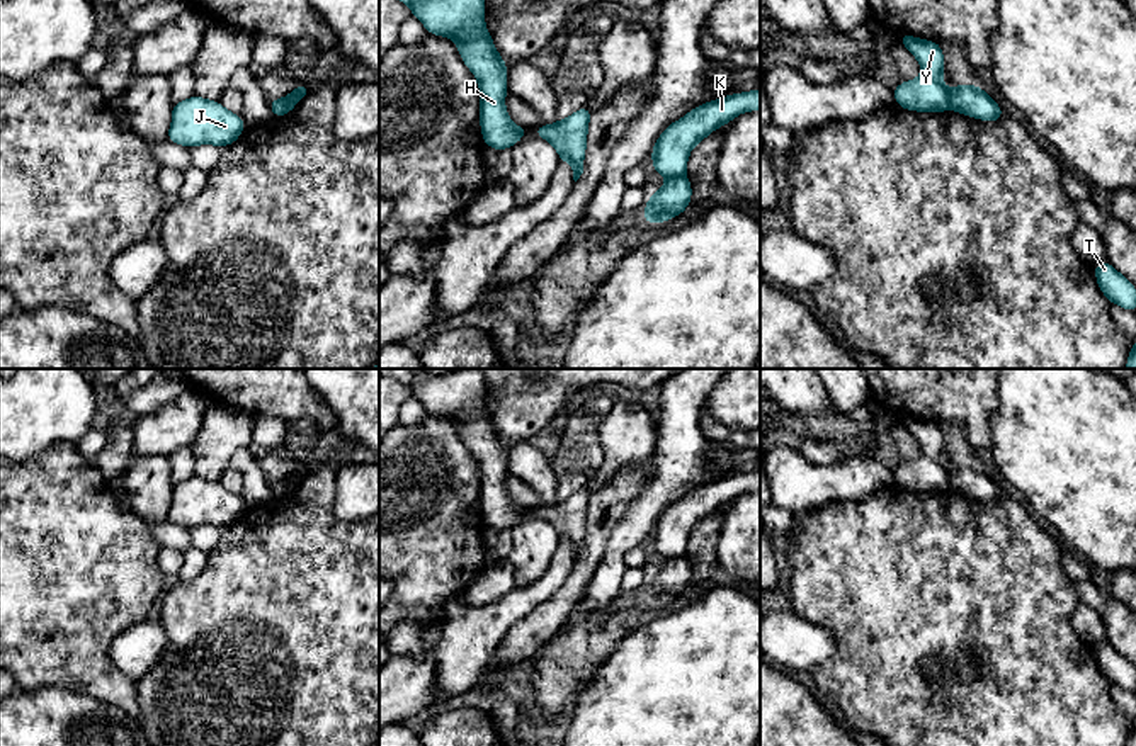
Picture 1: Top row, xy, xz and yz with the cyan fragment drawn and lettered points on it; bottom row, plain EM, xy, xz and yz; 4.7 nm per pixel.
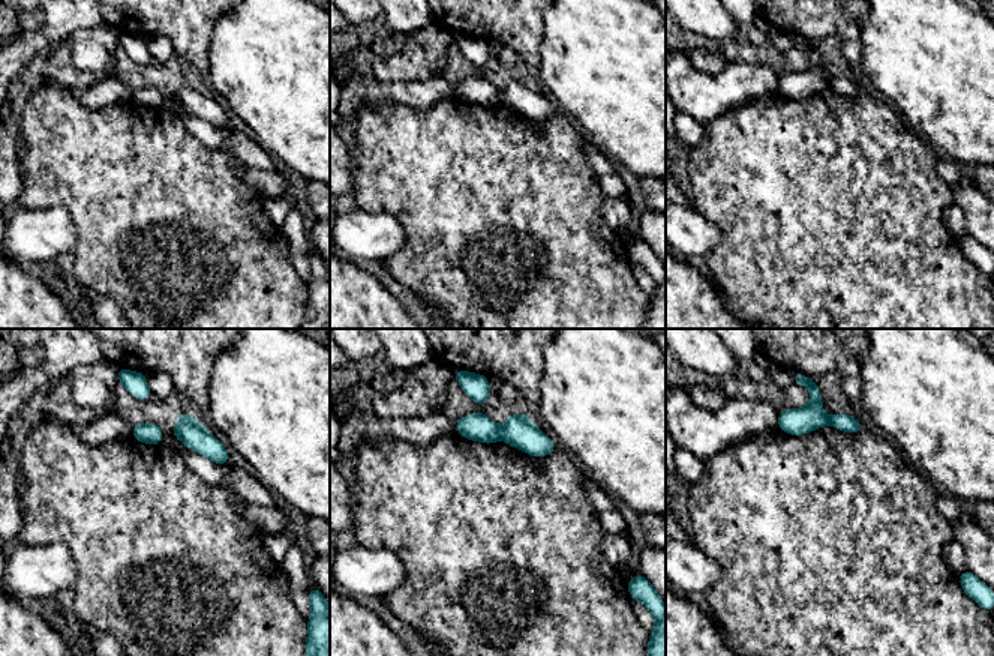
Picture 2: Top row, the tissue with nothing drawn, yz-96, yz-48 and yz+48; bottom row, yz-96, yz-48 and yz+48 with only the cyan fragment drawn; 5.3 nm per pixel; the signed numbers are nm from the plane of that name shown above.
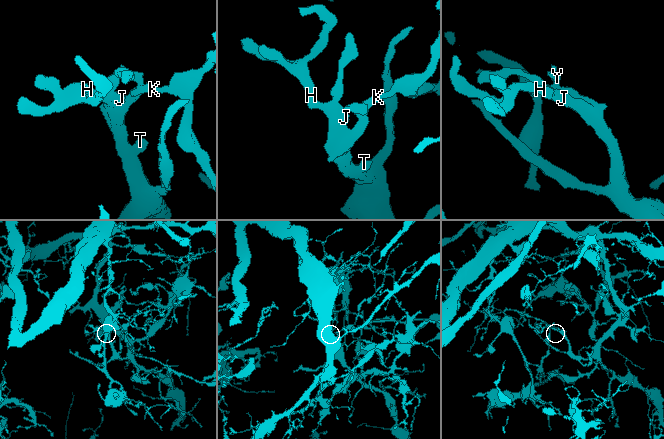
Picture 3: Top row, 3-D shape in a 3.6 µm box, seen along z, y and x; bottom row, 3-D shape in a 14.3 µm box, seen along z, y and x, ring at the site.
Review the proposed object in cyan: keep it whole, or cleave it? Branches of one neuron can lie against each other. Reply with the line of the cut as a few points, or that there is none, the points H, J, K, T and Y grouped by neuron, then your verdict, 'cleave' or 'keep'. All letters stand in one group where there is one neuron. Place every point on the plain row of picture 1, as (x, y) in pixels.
yz (948, 471), (951, 488) | H J T / K Y | cleave

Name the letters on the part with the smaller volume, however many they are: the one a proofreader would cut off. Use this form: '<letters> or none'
K, Y

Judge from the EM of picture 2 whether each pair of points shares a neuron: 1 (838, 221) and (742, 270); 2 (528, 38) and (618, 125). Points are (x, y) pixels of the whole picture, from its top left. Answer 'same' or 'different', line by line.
1: same
2: different

